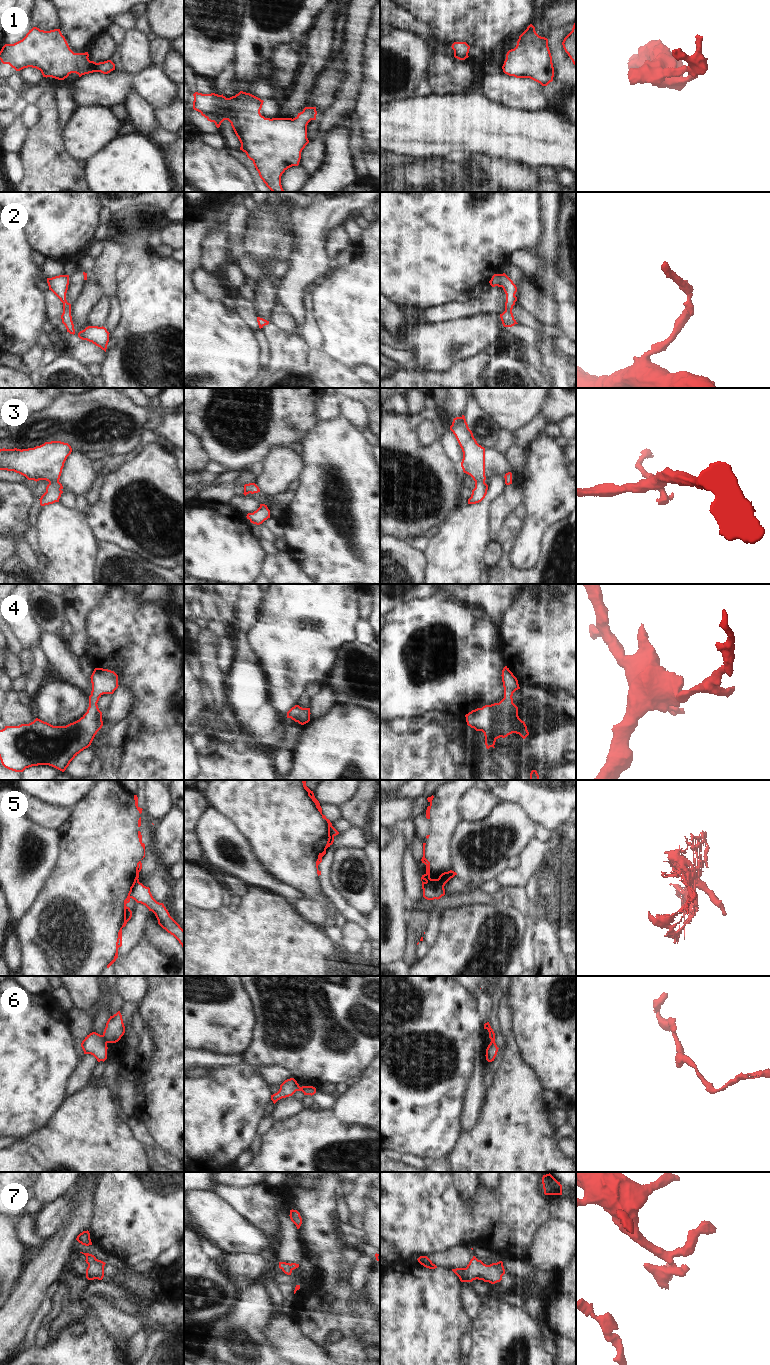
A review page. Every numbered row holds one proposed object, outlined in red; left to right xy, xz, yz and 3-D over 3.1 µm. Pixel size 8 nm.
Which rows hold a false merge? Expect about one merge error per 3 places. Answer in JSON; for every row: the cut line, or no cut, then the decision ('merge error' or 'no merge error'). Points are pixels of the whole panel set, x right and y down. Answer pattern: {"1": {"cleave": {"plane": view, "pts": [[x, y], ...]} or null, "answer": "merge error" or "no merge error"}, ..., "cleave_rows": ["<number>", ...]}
{"1": {"cleave": null, "answer": "no merge error"}, "2": {"cleave": null, "answer": "no merge error"}, "3": {"cleave": null, "answer": "no merge error"}, "4": {"cleave": null, "answer": "no merge error"}, "5": {"cleave": {"plane": "yz", "pts": [[423, 889], [428, 884], [432, 884], [444, 890]]}, "answer": "merge error"}, "6": {"cleave": {"plane": "xy", "pts": [[101, 1035], [107, 1042]]}, "answer": "merge error"}, "7": {"cleave": null, "answer": "no merge error"}, "cleave_rows": ["5", "6"]}

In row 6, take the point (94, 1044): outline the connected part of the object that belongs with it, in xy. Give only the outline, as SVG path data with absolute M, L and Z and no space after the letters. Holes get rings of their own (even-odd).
M96 1032L87 1035L82 1041L81 1047L84 1054L93 1055L98 1062L104 1062L107 1059L107 1042L104 1040L102 1035Z

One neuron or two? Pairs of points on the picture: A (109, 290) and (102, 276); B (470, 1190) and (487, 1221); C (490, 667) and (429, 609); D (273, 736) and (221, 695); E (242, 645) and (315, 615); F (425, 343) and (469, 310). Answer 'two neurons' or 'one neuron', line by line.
A: one neuron
B: two neurons
C: one neuron
D: two neurons
E: two neurons
F: two neurons

